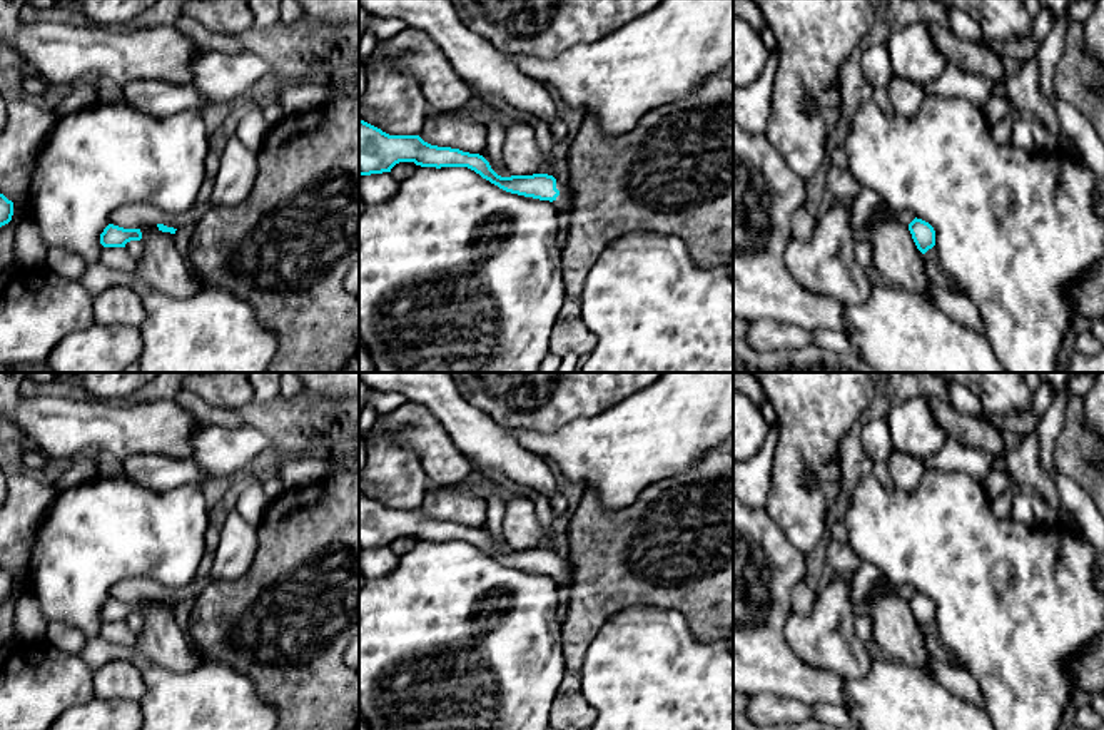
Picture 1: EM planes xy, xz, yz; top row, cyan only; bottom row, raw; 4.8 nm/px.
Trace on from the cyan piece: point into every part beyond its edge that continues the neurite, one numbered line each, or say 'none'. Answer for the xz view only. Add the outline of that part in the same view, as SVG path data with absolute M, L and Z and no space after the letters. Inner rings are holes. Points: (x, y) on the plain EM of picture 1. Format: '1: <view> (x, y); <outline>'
1: xz (567, 570); M556 555L556 563L560 565L560 570L553 575L553 578L556 583L565 581L570 585L575 575L575 566L571 565L570 558L561 558Z

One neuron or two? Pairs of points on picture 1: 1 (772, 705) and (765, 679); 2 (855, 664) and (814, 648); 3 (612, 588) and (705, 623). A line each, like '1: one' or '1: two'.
1: two
2: one
3: one

